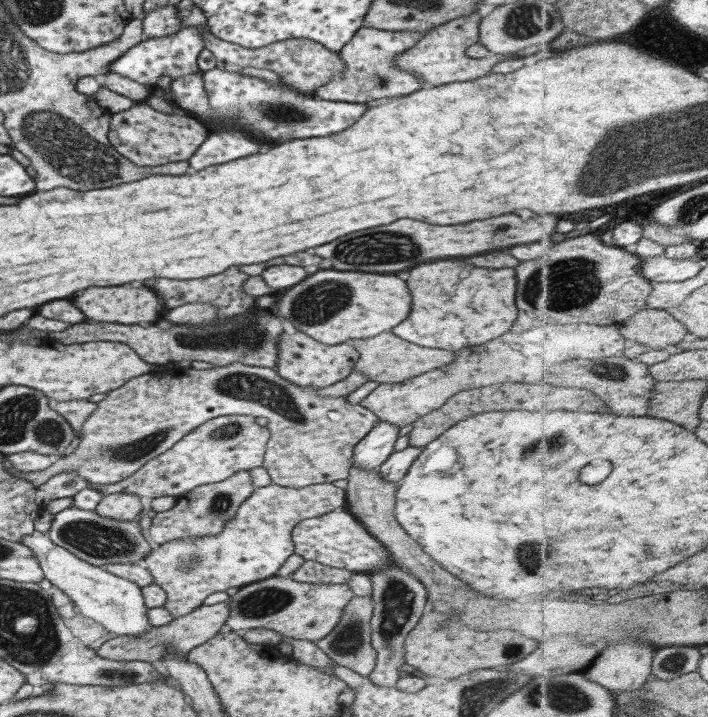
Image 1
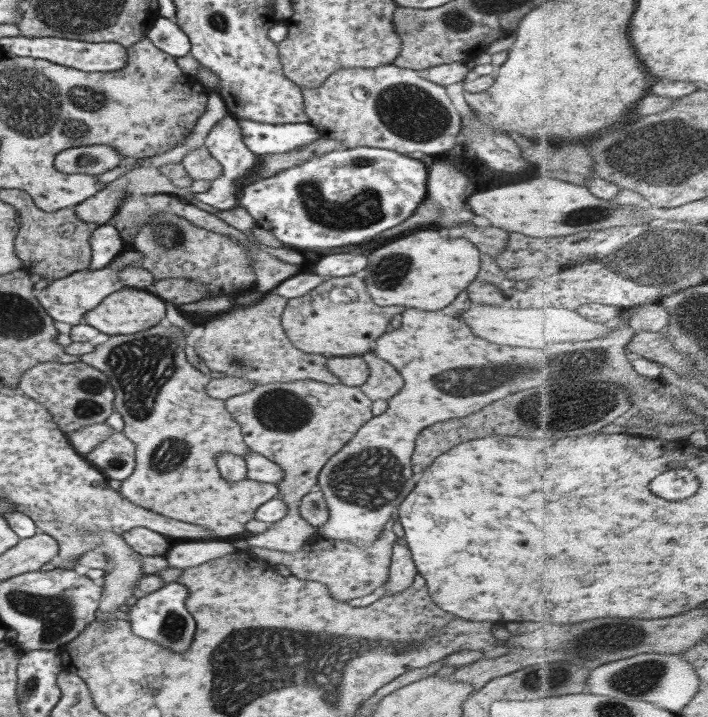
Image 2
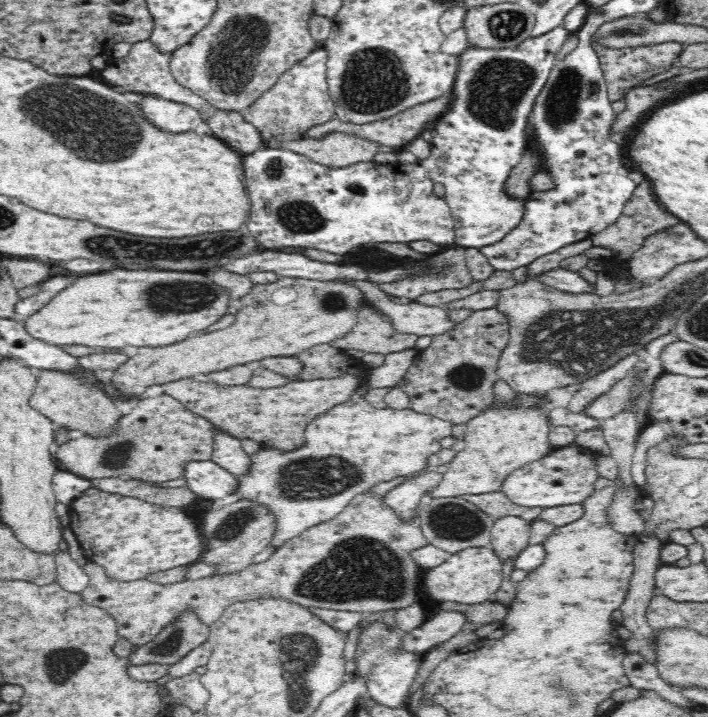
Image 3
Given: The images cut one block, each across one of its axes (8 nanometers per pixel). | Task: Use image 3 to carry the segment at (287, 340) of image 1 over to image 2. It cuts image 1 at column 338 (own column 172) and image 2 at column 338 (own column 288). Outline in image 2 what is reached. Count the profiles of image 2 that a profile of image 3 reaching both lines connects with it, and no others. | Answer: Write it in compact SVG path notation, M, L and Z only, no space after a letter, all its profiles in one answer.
M329 277L330 280L322 281L318 288L313 288L310 292L304 293L298 298L291 298L287 302L281 316L281 325L291 340L292 344L307 353L327 355L328 357L358 356L366 354L372 349L375 340L382 336L386 326L396 314L402 314L406 308L402 306L376 306L372 302L366 283L359 277Z

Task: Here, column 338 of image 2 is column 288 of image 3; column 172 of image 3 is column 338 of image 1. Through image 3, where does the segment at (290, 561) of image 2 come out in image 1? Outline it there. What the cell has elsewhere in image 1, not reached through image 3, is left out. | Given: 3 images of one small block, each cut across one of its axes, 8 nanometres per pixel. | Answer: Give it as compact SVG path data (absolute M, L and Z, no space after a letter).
M274 576L242 586L228 600L229 617L223 632L259 628L275 630L283 636L316 642L334 630L342 618L344 607L354 598L350 585L310 584L290 577Z

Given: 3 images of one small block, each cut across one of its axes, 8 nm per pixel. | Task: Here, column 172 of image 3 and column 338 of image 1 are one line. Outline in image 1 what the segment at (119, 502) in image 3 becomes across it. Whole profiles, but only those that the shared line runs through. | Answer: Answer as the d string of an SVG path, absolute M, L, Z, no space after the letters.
M344 508L301 521L292 532L292 542L294 552L304 561L318 561L353 573L370 575L376 569L381 569L395 560L386 550L386 546L372 537L355 515L345 511Z

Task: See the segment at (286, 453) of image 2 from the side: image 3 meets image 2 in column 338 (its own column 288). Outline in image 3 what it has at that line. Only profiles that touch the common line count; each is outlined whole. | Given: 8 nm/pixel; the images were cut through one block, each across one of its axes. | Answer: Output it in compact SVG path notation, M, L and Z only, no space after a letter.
M343 374L333 379L298 380L276 388L256 388L246 385L222 386L201 378L183 378L162 385L167 395L173 396L195 415L204 417L220 431L224 431L240 440L250 438L261 447L274 447L280 451L291 451L304 444L307 426L319 414L330 410L333 406L347 401L359 387L359 375Z

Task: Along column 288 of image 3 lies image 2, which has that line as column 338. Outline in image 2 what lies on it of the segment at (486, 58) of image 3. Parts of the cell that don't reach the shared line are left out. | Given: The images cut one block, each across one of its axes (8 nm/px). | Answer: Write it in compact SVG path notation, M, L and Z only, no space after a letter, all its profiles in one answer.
M367 146L342 148L313 156L274 177L246 185L240 194L239 206L253 216L257 226L269 230L280 242L301 252L303 248L340 248L348 244L364 244L414 214L426 198L427 169L426 159L414 159L393 150Z

